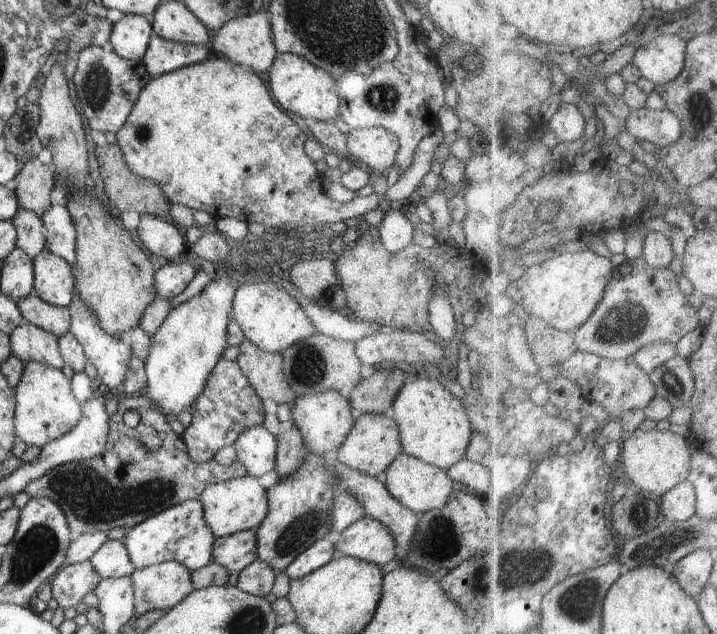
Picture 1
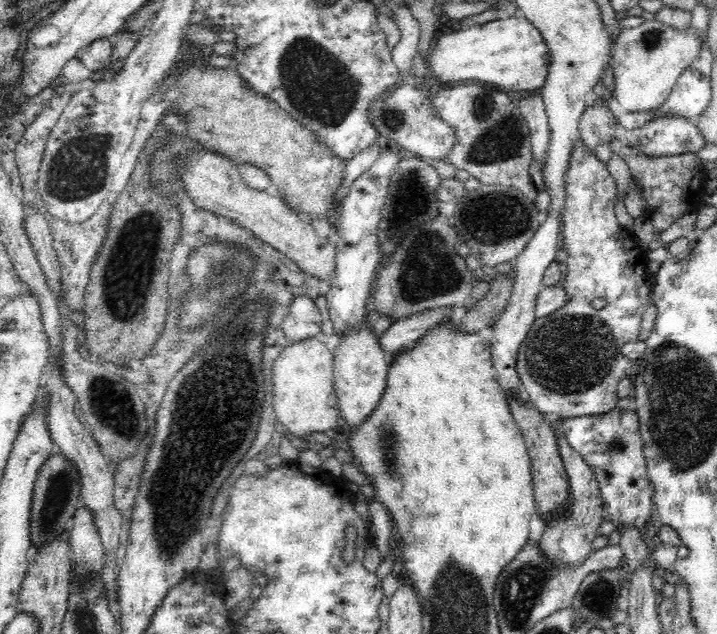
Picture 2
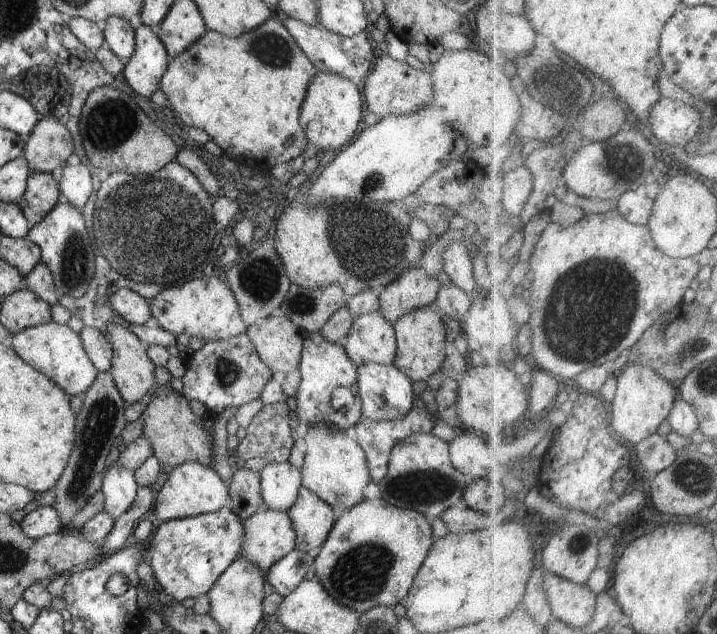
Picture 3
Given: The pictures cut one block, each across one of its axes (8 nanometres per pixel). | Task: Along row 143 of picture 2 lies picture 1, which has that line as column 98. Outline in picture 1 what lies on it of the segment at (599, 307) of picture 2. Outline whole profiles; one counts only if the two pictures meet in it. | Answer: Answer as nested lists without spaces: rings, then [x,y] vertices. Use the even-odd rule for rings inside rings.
[[[85,560],[62,568],[53,575],[48,584],[54,600],[65,610],[82,602],[82,598],[88,592],[94,592],[101,580],[92,563]]]

